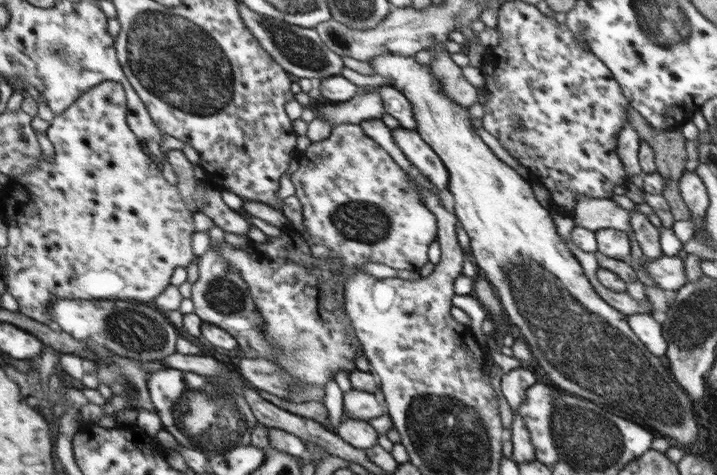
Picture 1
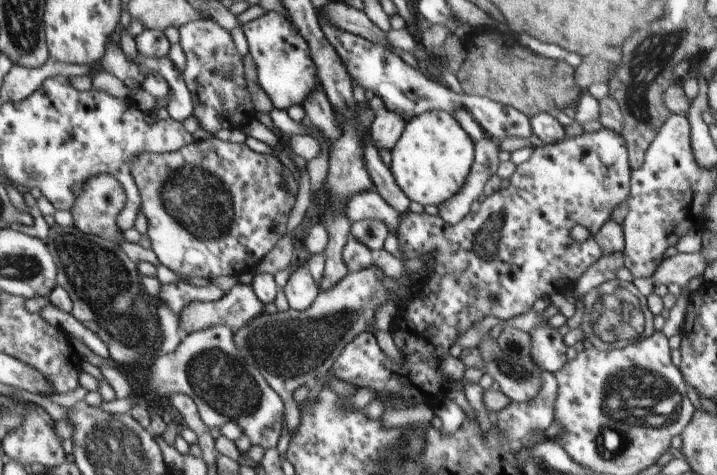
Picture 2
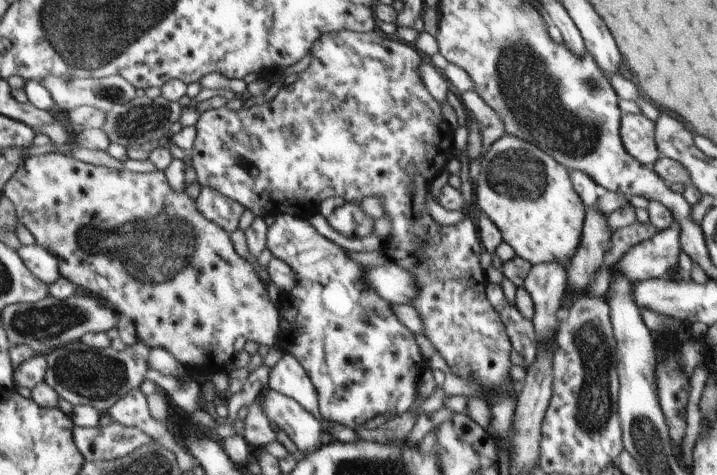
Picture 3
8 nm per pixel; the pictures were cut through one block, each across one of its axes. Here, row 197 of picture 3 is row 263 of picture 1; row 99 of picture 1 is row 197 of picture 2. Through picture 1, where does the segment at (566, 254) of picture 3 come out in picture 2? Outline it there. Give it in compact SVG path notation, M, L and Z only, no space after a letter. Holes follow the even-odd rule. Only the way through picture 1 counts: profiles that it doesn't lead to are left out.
M439 107L406 122L402 136L391 150L393 180L412 202L440 206L456 196L468 180L474 162L475 143L445 109Z

